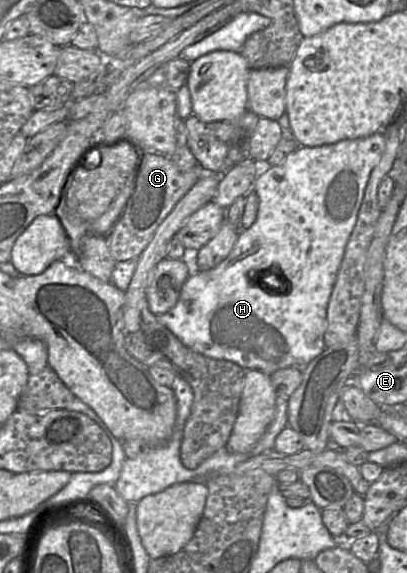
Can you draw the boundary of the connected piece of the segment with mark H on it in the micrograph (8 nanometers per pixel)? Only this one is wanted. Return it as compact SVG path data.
M377 132L358 139L341 140L318 147L298 147L281 164L272 166L260 174L253 191L259 198L257 218L247 230L240 230L230 254L215 268L192 273L184 283L179 300L168 312L158 315L157 320L168 328L185 346L206 357L233 362L245 371L257 370L272 375L289 367L303 368L325 350L324 335L327 322L327 306L337 278L345 248L356 224L363 201L364 191L373 168L379 163L386 145L385 132Z

